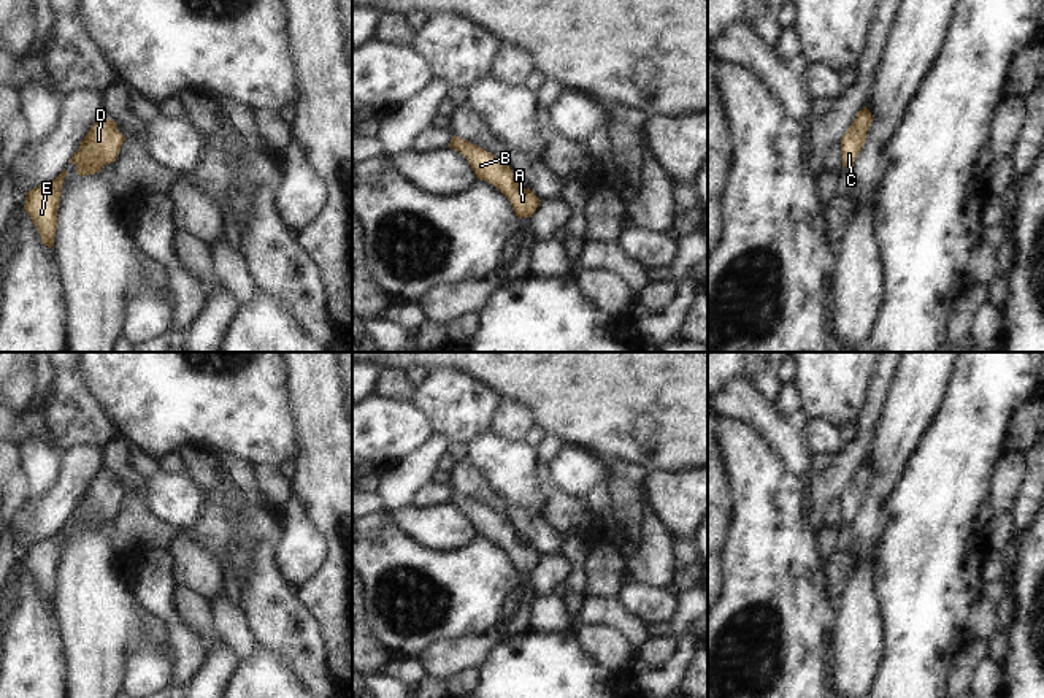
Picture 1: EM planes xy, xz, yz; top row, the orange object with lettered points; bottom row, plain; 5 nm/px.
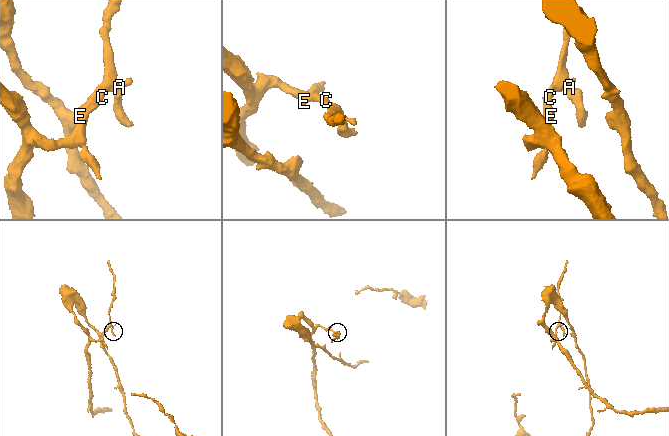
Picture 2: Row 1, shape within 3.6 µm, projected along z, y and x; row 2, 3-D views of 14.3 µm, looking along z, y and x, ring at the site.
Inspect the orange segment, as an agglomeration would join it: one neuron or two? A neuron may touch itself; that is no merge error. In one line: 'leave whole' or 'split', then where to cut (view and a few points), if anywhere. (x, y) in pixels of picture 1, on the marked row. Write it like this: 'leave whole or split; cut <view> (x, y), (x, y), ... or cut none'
leave whole; cut none

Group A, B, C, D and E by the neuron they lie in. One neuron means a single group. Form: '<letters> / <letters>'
A B C D E

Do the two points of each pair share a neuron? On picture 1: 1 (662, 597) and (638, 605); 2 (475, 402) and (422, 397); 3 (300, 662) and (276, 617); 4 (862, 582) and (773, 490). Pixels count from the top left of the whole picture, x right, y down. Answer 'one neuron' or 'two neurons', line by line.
1: one neuron
2: one neuron
3: one neuron
4: two neurons

